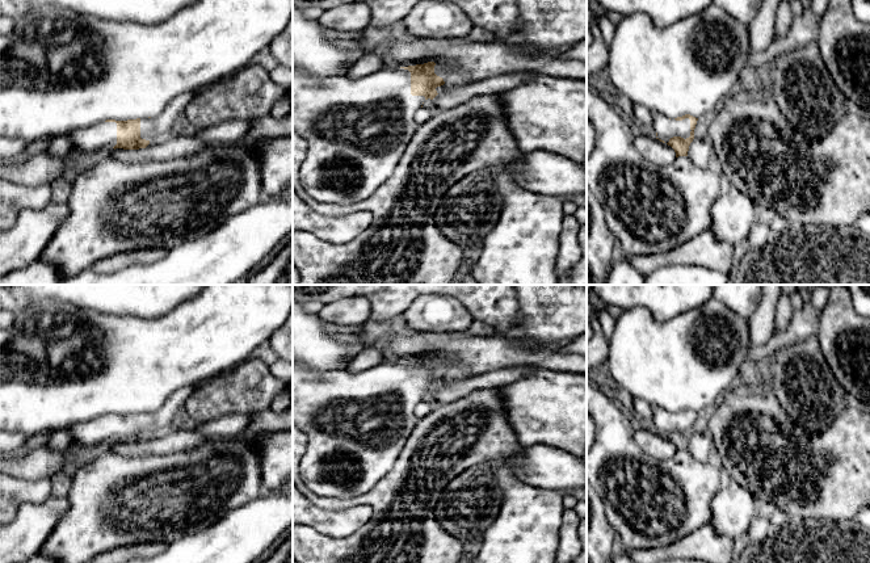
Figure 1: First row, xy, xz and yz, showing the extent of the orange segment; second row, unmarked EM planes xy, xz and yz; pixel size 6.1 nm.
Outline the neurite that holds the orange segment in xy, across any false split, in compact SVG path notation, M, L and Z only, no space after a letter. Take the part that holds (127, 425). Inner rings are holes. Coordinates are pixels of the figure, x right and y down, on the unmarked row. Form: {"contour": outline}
{"contour": "M196 387L178 388L159 409L127 415L106 413L88 423L64 428L72 436L76 451L94 450L112 442L139 444L161 433L182 416L182 408Z"}

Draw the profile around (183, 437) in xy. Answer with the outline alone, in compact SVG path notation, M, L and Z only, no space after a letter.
M180 424L161 433L150 436L146 442L123 444L112 442L96 449L94 458L101 454L118 454L121 457L167 455L193 450L209 440L189 424Z

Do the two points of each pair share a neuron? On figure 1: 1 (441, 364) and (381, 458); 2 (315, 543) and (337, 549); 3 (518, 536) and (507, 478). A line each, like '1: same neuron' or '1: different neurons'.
1: same neuron
2: same neuron
3: same neuron

